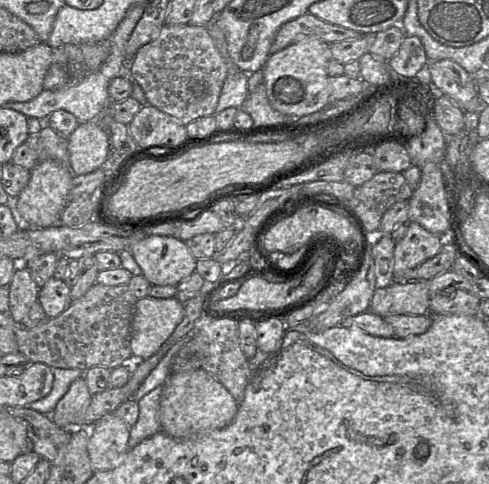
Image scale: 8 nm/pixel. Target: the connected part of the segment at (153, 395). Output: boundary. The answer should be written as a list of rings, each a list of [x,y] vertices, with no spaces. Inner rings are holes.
[[[158,386],[138,401],[139,414],[137,422],[130,428],[129,449],[161,431],[159,411],[162,391],[163,386]]]

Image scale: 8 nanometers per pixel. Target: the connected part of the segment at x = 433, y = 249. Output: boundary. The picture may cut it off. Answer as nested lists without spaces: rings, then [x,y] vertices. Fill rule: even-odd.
[[[409,222],[408,229],[404,238],[395,245],[393,259],[394,281],[384,281],[384,282],[409,282],[402,280],[405,272],[418,267],[423,262],[436,255],[443,246],[444,242],[445,242],[444,236],[436,236],[433,233],[426,230],[425,228],[423,228],[420,224],[416,222]]]

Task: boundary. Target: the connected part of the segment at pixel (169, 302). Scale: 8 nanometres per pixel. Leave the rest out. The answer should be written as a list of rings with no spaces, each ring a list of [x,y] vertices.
[[[176,297],[138,299],[131,322],[133,361],[145,360],[157,353],[181,322],[183,313],[184,304]]]

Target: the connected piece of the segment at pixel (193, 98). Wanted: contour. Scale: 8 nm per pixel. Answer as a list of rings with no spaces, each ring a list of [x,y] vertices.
[[[165,24],[157,37],[142,46],[128,63],[128,74],[140,85],[149,105],[186,126],[200,117],[215,115],[224,81],[229,74],[229,67],[205,26]]]

